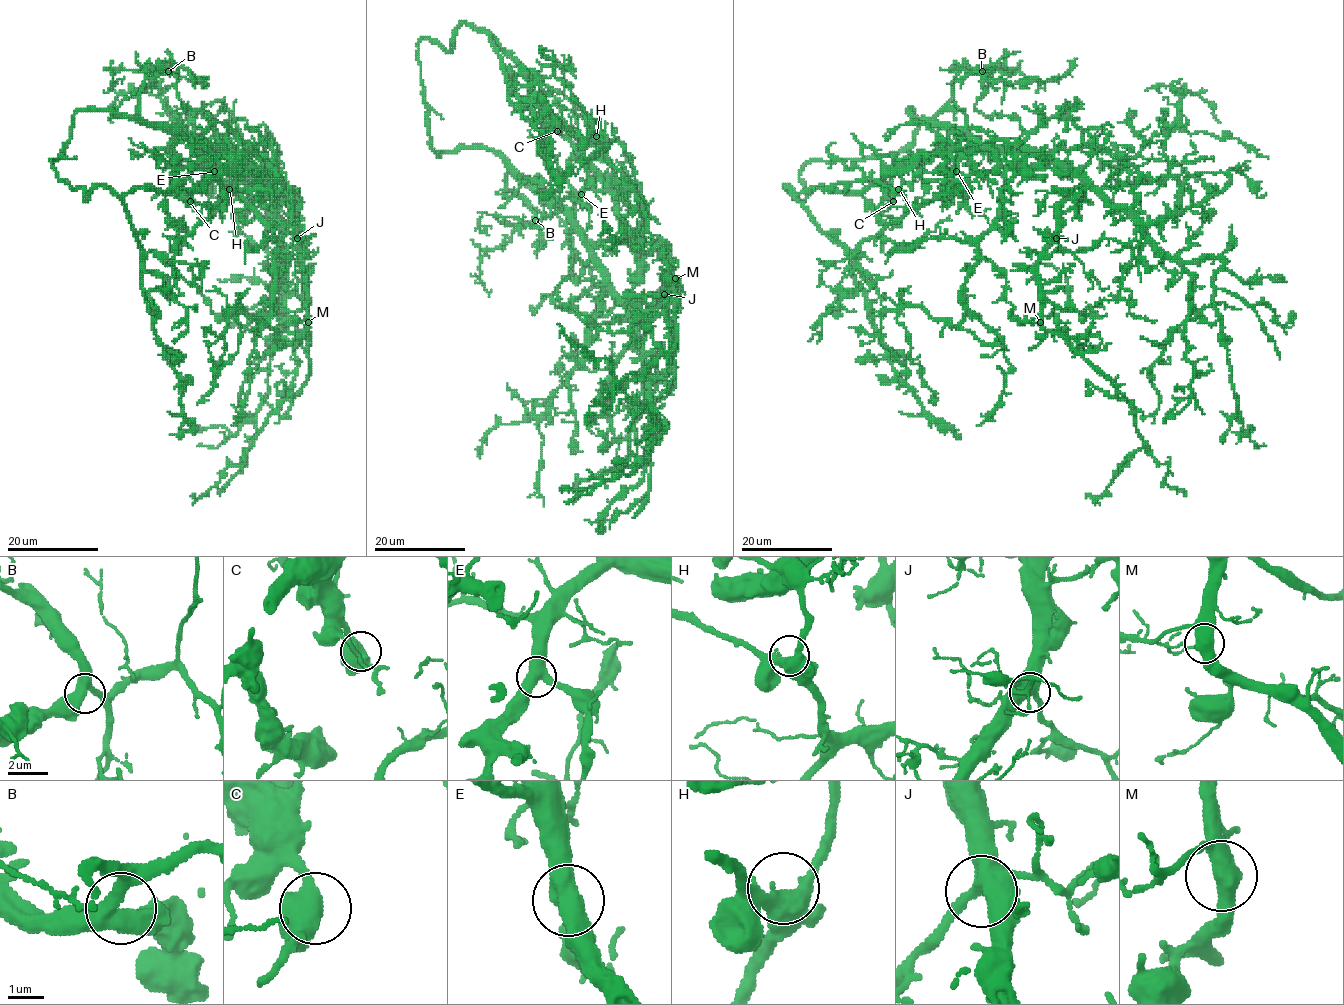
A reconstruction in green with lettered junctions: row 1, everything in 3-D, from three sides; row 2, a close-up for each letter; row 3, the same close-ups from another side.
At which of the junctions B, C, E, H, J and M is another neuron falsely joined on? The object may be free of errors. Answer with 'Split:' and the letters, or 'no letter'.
Split: no letter

